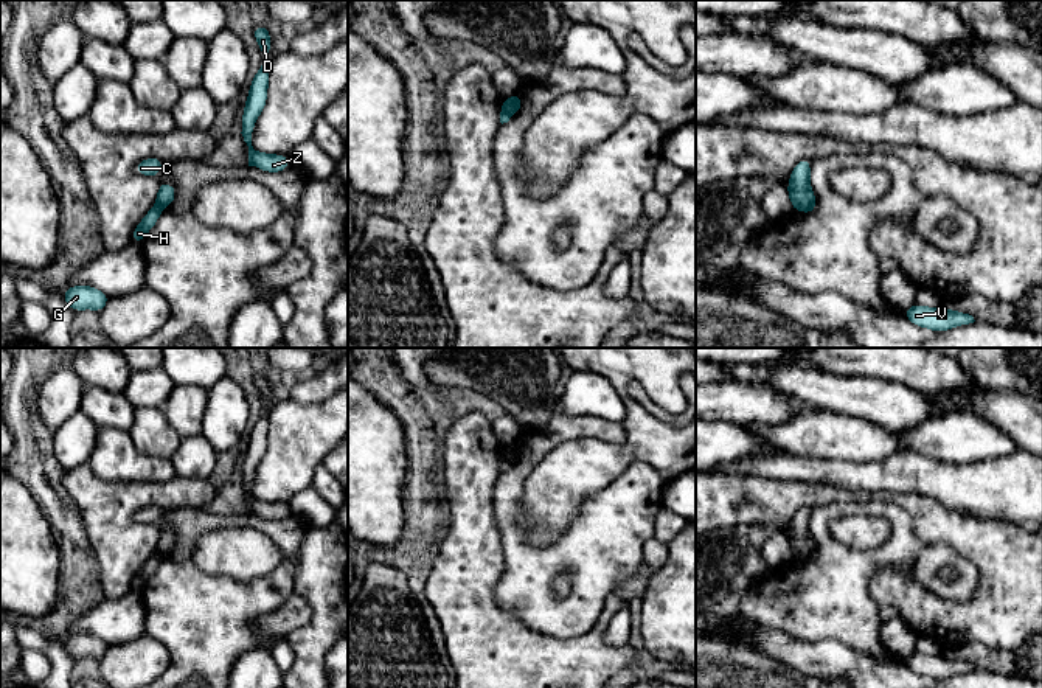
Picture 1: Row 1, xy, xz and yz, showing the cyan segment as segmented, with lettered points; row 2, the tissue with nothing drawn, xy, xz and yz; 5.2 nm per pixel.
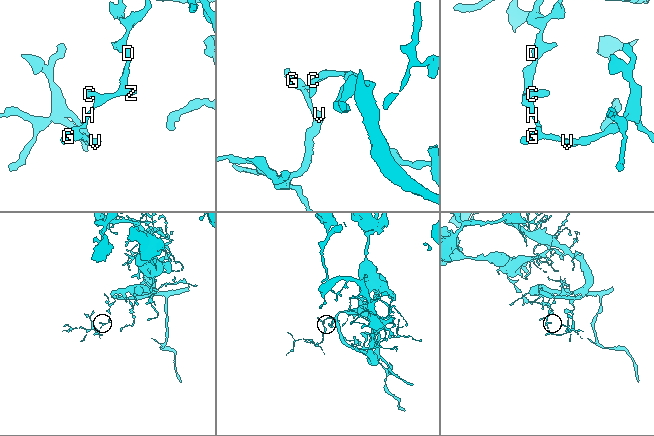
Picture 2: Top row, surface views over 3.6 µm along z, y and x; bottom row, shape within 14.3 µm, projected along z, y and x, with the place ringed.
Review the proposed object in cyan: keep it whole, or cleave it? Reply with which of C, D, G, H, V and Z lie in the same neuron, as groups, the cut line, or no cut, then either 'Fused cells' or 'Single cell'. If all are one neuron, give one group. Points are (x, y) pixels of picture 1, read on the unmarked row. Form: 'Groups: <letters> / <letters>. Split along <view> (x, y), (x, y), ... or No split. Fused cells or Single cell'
Groups: C D Z / G H V. Split along xy (156, 552), (162, 556). Fused cells

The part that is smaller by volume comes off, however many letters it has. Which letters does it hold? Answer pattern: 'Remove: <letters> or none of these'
Remove: G, H, V

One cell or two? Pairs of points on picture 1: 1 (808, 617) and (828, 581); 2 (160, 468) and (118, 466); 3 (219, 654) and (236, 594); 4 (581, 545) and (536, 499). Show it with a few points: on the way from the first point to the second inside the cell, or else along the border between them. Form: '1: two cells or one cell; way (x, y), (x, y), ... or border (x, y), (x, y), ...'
1: one cell; way (812, 608), (828, 590)
2: one cell; way (149, 468), (129, 466)
3: one cell; way (219, 639), (221, 609)
4: two cells; border (586, 497), (562, 533), (547, 545), (533, 545)

